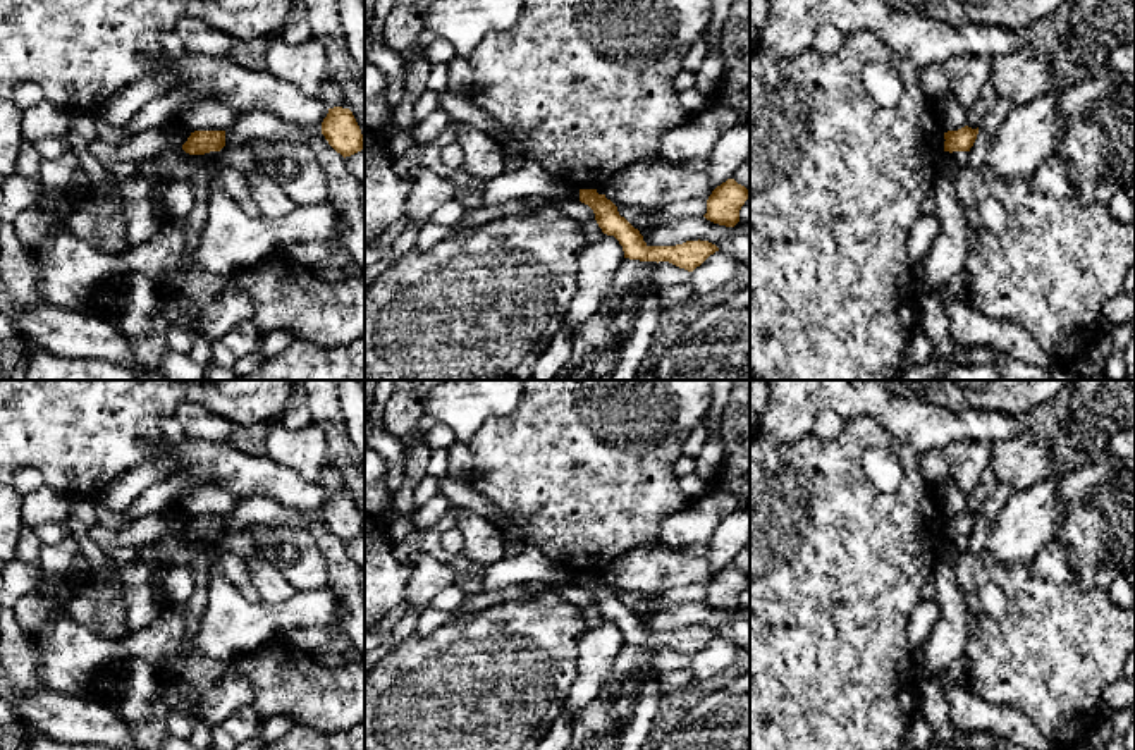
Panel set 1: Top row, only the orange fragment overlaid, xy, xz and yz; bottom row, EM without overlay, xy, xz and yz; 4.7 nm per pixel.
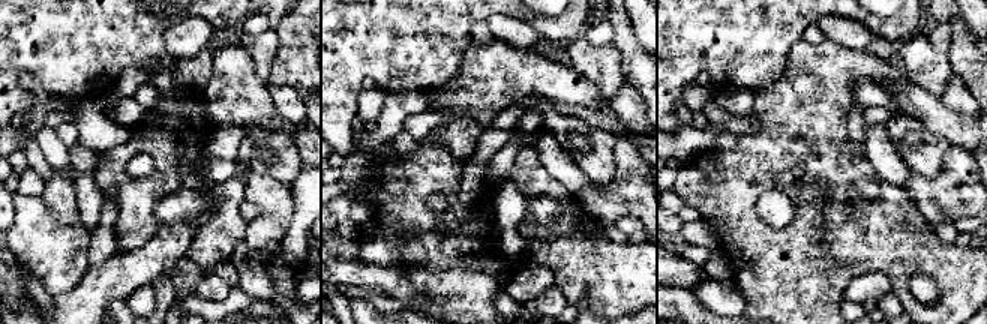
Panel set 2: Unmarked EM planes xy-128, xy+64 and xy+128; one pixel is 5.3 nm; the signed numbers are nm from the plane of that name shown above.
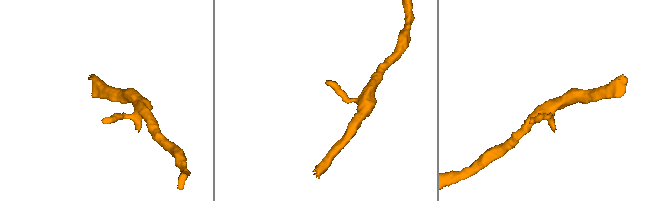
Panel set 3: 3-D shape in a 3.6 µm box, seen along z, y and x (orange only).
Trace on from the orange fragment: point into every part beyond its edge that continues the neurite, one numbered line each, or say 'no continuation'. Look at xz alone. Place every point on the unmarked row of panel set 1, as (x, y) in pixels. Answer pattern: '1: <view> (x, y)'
no continuation

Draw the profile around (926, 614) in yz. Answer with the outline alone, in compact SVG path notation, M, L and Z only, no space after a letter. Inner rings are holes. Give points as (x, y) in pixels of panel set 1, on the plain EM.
M934 599L922 600L910 616L910 643L917 652L923 642L930 636L936 623L941 618L941 607Z

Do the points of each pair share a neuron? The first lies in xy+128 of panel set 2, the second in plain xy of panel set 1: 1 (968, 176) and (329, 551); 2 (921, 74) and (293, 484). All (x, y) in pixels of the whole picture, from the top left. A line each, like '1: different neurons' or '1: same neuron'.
1: same neuron
2: different neurons

